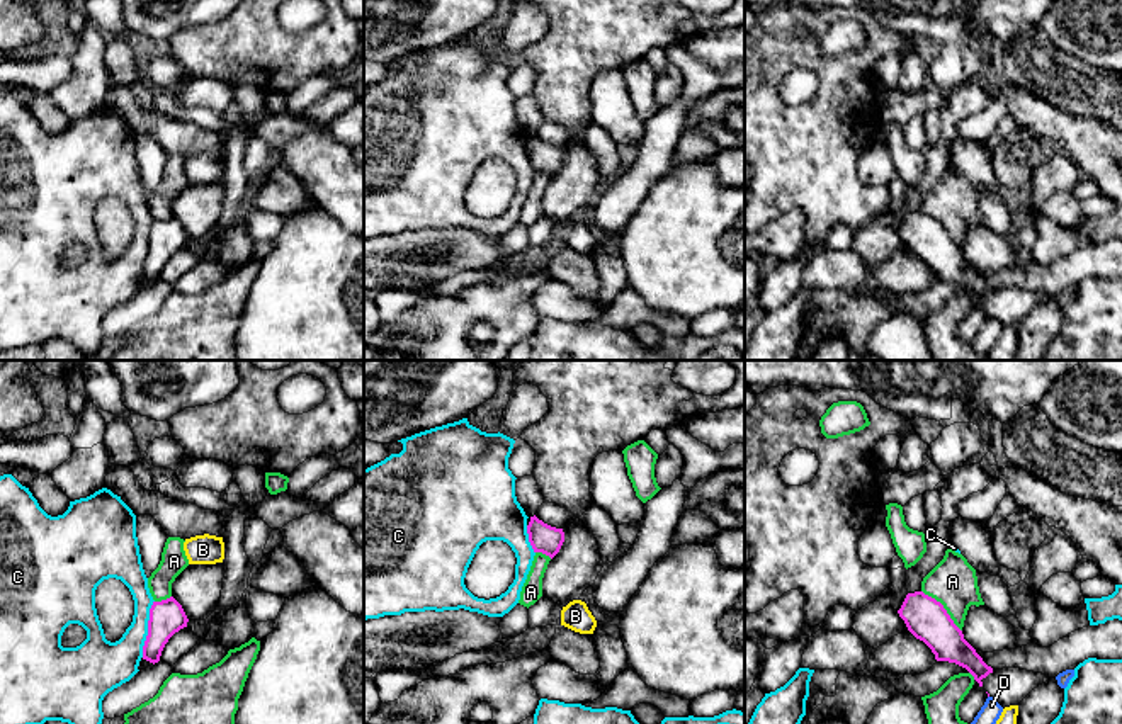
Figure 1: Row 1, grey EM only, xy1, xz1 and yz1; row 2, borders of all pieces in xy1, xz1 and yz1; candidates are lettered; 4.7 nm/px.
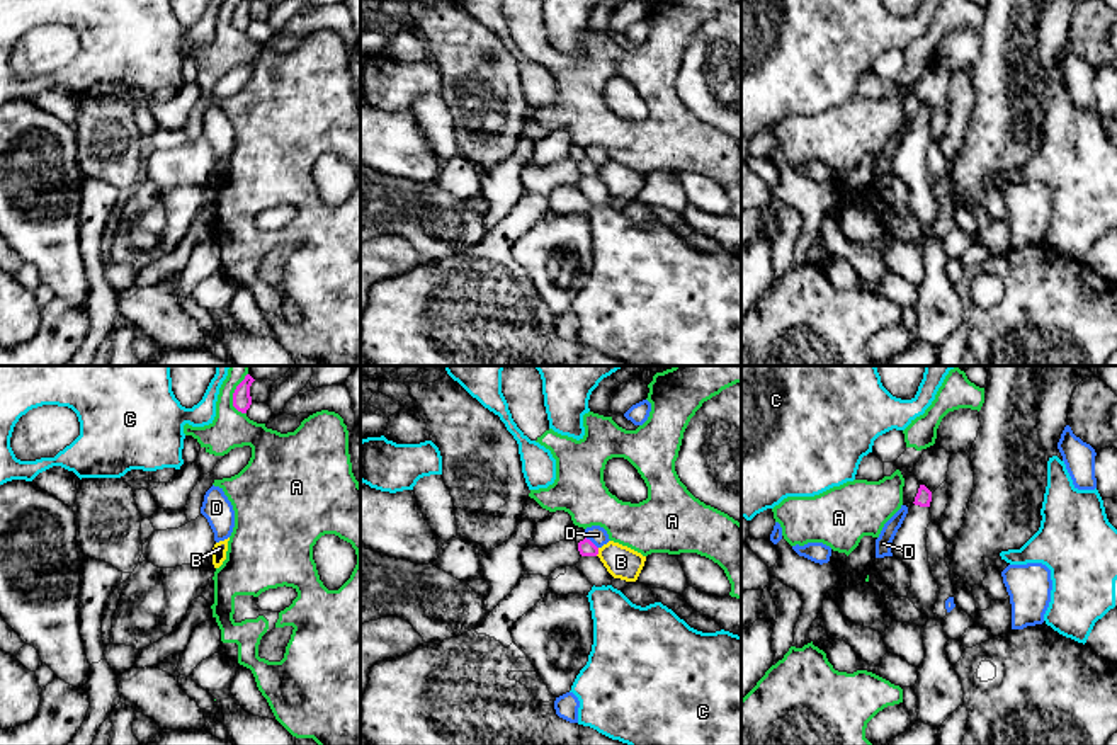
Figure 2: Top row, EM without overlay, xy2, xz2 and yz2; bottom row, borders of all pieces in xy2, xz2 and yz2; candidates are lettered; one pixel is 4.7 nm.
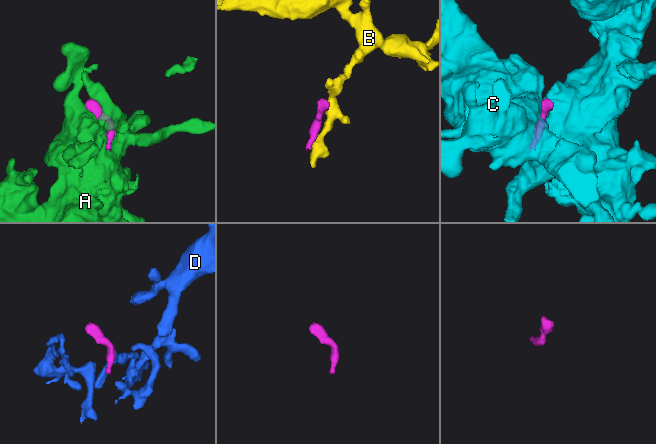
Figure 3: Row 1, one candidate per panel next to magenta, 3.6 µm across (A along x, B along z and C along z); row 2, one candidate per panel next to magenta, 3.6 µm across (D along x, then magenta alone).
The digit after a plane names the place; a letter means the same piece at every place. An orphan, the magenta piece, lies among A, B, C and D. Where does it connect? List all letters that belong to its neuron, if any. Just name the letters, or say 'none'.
none

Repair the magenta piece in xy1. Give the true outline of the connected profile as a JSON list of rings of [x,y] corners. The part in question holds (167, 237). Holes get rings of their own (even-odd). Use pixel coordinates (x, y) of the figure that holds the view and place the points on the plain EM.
[[[173,218],[153,221],[150,228],[148,255],[143,265],[143,279],[158,282],[168,258],[187,246],[187,235],[182,224]]]

